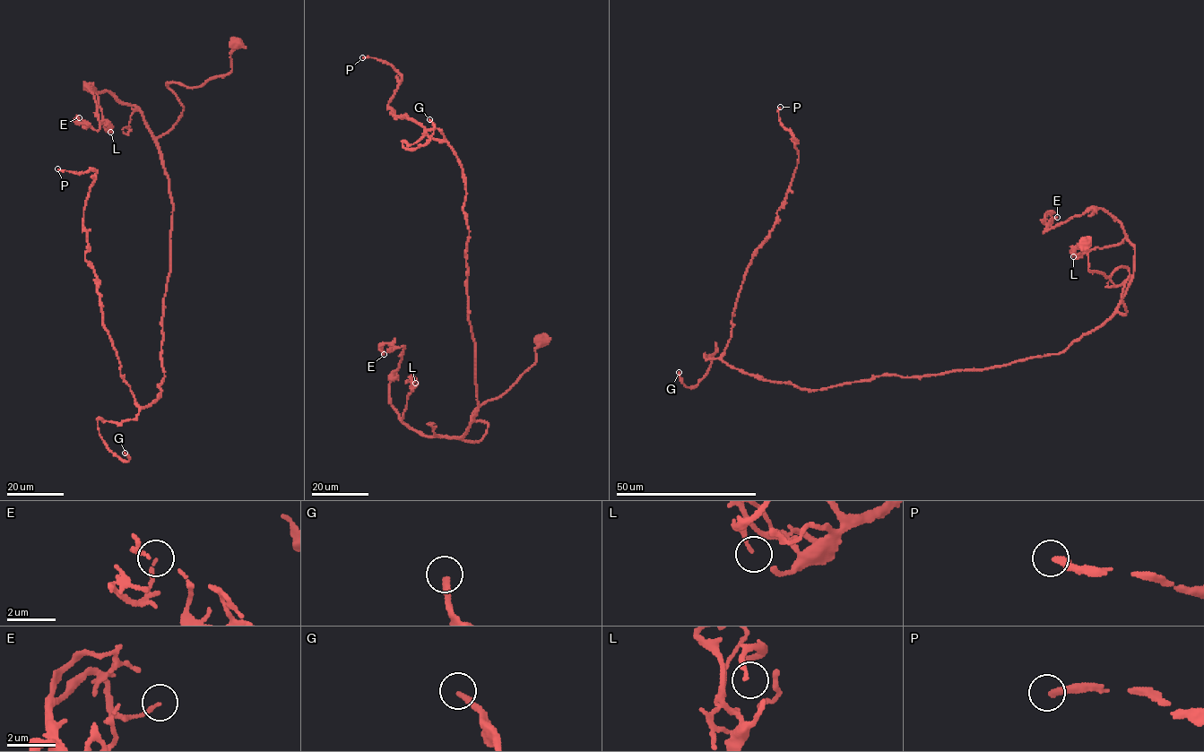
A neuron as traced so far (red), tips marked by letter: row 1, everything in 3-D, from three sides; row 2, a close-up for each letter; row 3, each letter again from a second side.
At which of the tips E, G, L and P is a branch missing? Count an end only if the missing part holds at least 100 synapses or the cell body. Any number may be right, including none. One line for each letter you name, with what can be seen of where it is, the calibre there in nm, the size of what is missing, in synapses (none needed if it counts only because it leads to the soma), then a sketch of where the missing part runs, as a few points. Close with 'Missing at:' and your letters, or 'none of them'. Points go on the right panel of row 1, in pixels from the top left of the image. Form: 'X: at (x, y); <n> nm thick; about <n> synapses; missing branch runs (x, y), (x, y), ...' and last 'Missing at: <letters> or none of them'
G: at (679, 372); 240 nm thick; about 160 synapses; missing branch runs (679, 372), (666, 336), (701, 280), (722, 306), (697, 305), (700, 287), (733, 280), (747, 312)
Missing at: G

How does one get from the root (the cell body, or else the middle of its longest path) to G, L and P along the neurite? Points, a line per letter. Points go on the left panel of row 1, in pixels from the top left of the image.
G: (236, 42), (229, 73), (167, 83), (184, 110), (157, 139), (174, 204), (160, 396), (97, 419), (125, 453)
L: (236, 42), (229, 73), (195, 87), (167, 83), (184, 110), (160, 136), (134, 106), (97, 92), (110, 132)
P: (236, 42), (229, 73), (167, 83), (147, 408), (85, 259), (97, 170), (57, 168)

